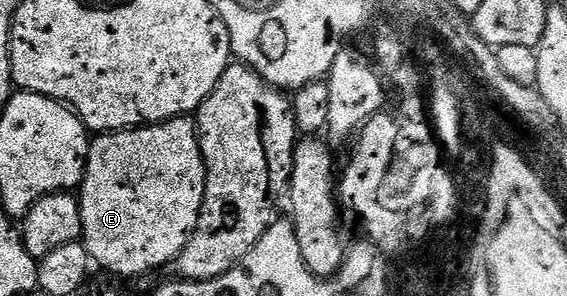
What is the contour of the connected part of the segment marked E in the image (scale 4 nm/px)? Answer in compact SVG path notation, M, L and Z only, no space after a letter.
M189 117L99 134L90 143L80 187L81 241L97 265L99 262L108 273L119 274L122 278L158 270L169 262L171 265L194 234L205 191L206 165L198 143L198 128Z

